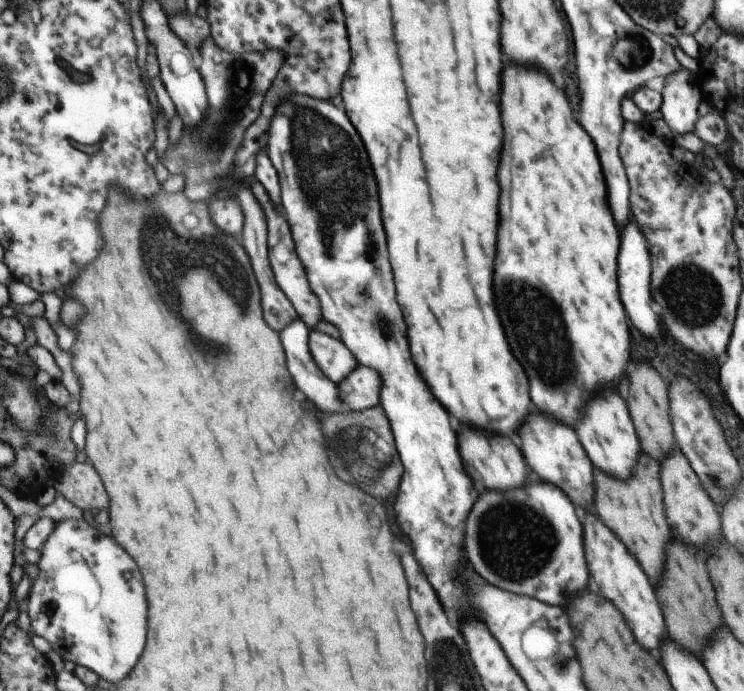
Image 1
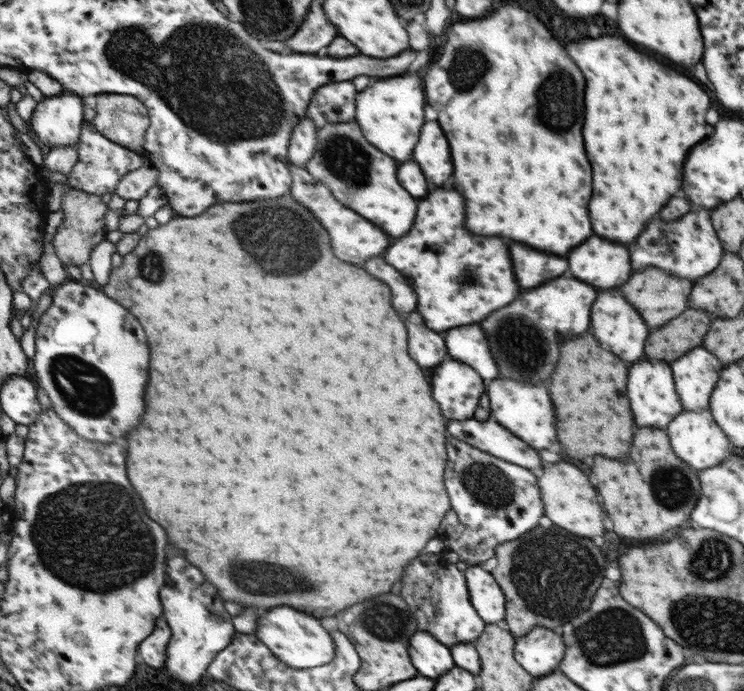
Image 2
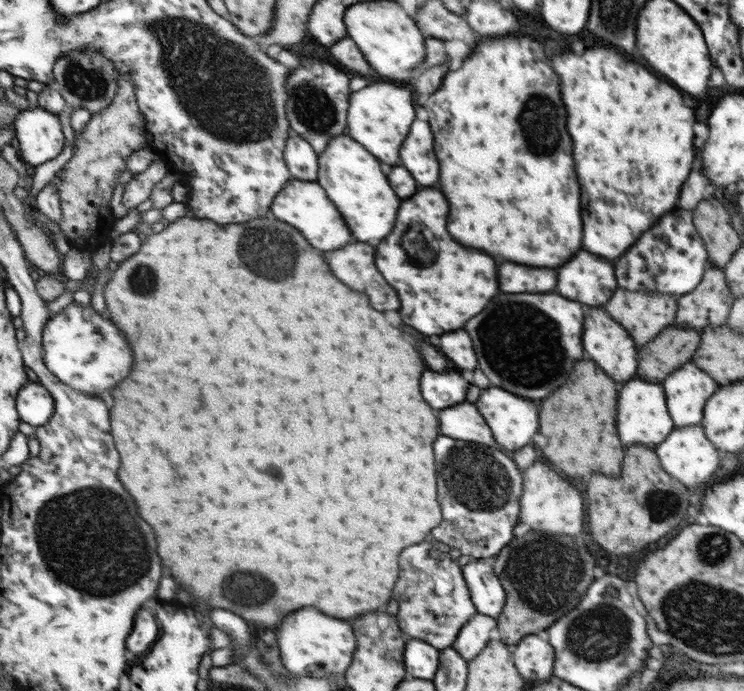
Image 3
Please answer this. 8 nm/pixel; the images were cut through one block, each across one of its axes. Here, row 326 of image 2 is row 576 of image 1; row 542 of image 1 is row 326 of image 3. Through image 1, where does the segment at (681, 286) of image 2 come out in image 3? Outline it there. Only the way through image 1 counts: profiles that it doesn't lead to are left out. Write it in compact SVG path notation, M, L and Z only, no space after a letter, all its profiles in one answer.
M617 288L615 296L610 296L611 304L605 303L605 312L609 316L615 316L615 320L622 324L635 344L644 345L649 343L657 335L661 334L665 328L675 321L675 296L668 294L655 294L650 292L628 291Z

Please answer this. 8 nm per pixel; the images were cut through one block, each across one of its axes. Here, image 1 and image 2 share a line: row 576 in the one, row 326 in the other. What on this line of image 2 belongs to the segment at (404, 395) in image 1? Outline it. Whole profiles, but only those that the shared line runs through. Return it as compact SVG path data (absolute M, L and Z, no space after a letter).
M433 190L431 198L425 196L419 200L419 222L415 220L415 228L407 232L407 236L401 236L391 244L391 252L383 256L387 264L395 264L399 272L407 270L407 276L411 276L411 284L419 288L419 312L427 316L427 324L435 328L435 332L449 330L463 324L481 322L489 312L507 306L517 294L519 286L513 276L511 260L507 254L507 246L501 242L501 238L489 238L489 236L477 236L465 230L463 226L465 216L465 202L459 192L455 190Z

